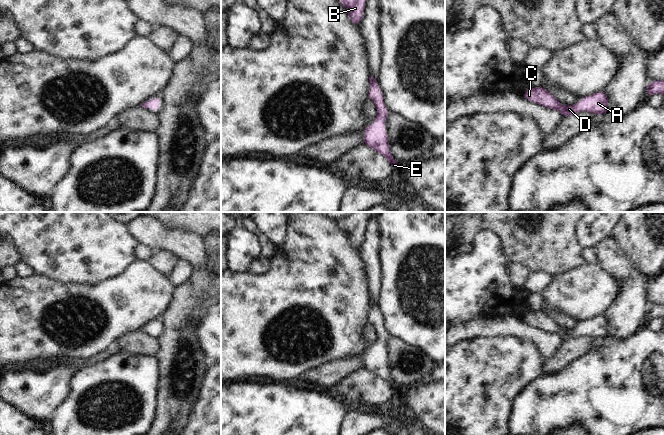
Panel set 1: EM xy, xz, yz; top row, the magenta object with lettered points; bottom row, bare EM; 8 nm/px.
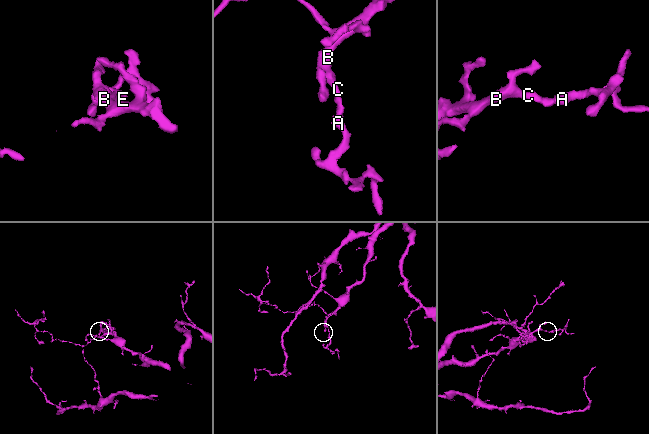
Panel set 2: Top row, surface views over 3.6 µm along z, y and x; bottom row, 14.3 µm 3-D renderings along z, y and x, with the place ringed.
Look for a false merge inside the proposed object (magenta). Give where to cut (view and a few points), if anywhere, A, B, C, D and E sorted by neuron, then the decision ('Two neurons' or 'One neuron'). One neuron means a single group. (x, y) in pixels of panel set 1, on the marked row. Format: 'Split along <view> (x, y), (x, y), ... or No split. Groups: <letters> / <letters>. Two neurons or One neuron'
No split. Groups: A B C D E. One neuron

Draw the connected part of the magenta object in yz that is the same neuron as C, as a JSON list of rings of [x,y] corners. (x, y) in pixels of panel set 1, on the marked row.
[[[543,86],[526,89],[522,97],[548,109],[557,110],[564,118],[576,115],[581,110],[592,114],[608,114],[609,111],[608,96],[605,91],[586,95],[580,102],[570,106],[563,105]]]

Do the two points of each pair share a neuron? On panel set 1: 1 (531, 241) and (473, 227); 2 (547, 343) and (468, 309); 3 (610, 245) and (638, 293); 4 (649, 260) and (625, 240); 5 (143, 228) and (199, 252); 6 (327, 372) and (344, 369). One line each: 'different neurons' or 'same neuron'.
1: same neuron
2: different neurons
3: same neuron
4: same neuron
5: same neuron
6: same neuron

